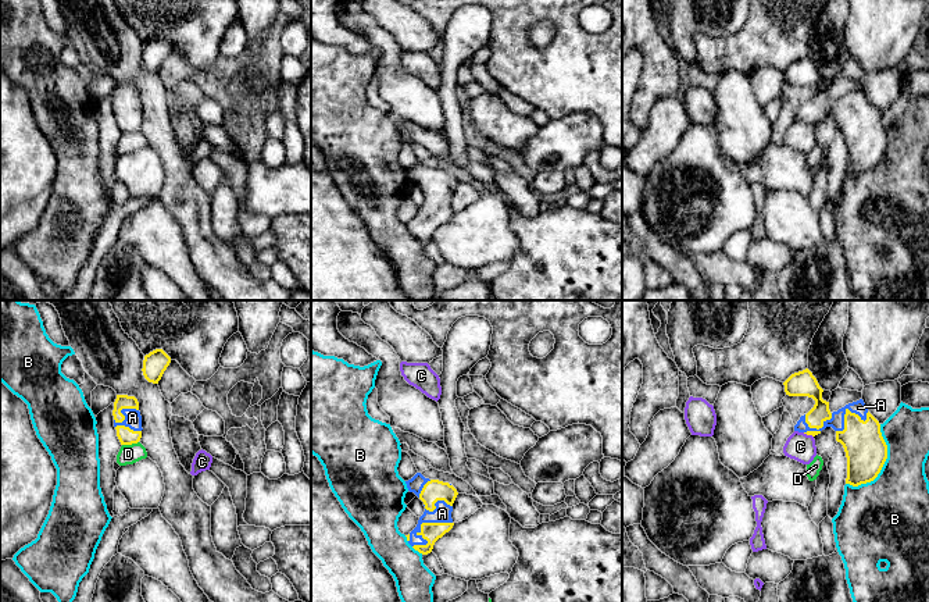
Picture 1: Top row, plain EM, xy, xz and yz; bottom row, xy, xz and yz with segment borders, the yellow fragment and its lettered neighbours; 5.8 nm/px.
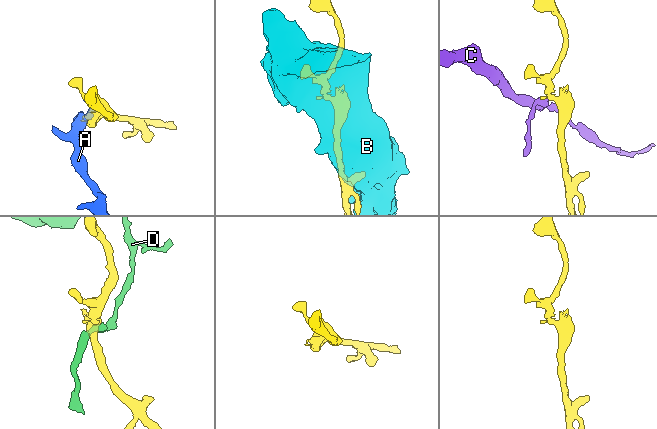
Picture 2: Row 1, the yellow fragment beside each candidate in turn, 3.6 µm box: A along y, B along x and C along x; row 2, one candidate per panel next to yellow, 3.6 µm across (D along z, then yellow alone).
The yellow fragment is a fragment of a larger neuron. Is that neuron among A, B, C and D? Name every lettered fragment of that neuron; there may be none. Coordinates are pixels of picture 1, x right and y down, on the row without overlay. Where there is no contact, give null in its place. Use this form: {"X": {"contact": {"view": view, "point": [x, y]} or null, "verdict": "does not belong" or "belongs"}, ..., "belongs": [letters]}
{"A": {"contact": {"view": "xz", "point": [421, 214]}, "verdict": "belongs"}, "B": {"contact": {"view": "yz", "point": [882, 155]}, "verdict": "does not belong"}, "C": {"contact": {"view": "yz", "point": [808, 123]}, "verdict": "does not belong"}, "D": {"contact": {"view": "xy", "point": [129, 132]}, "verdict": "does not belong"}, "belongs": ["A"]}

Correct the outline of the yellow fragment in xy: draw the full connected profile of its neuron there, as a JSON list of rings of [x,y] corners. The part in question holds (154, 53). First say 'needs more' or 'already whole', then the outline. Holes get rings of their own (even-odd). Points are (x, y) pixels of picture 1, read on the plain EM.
already whole; [[[156,38],[144,44],[143,64],[149,71],[158,72],[164,60],[171,51],[171,46],[162,39]]]

